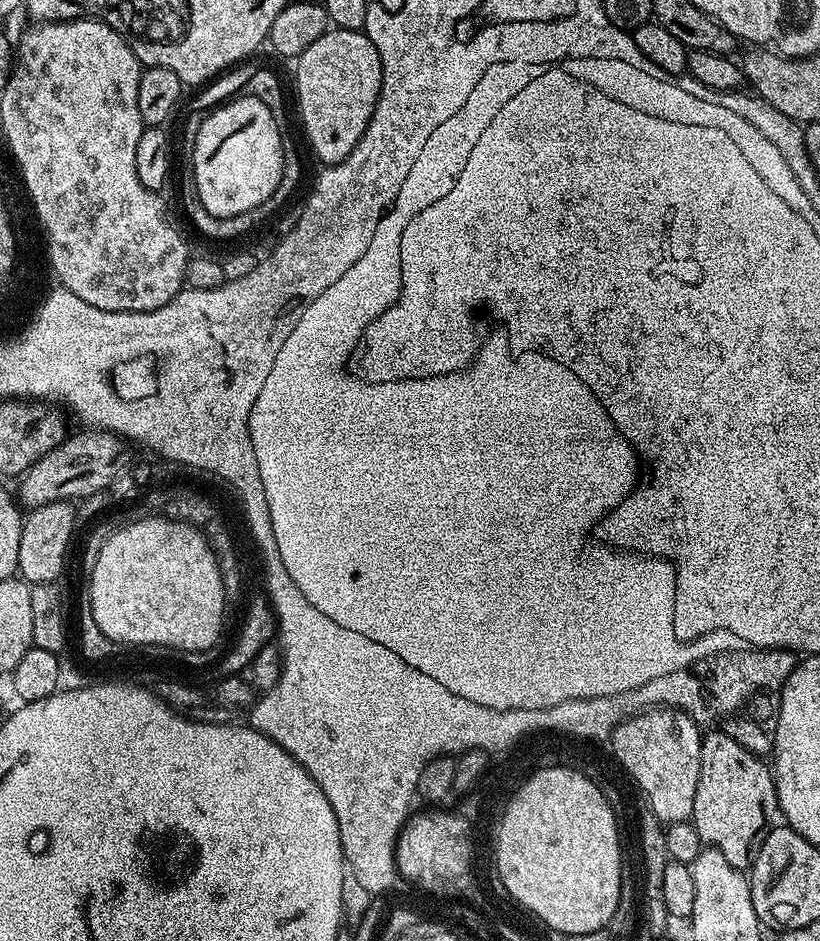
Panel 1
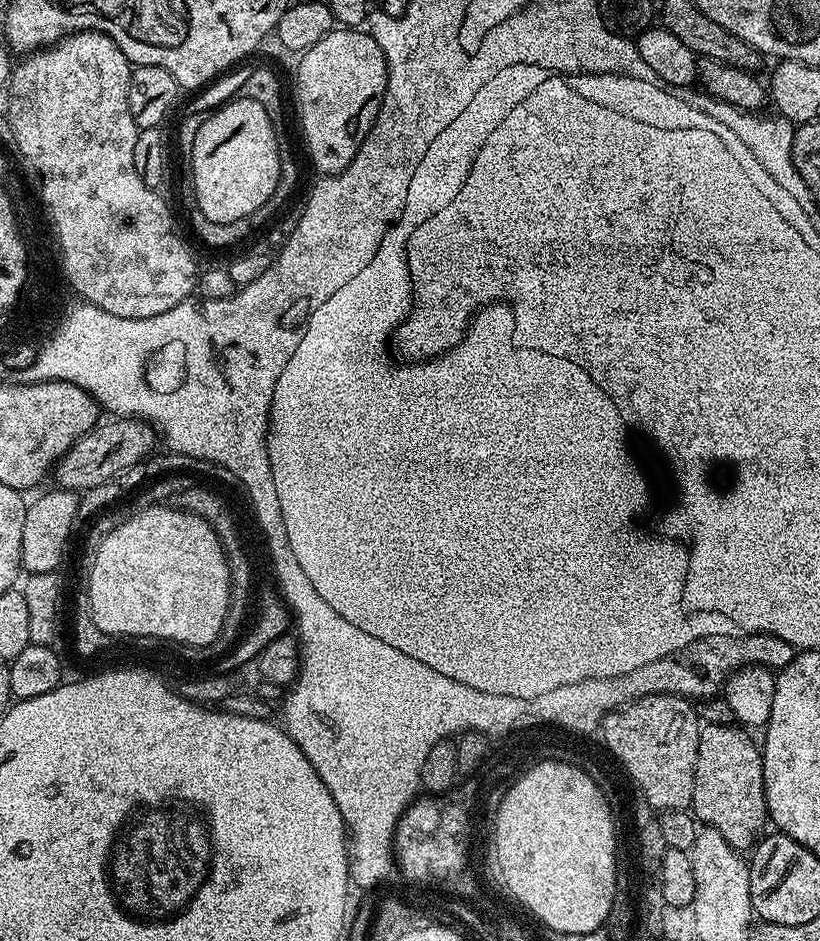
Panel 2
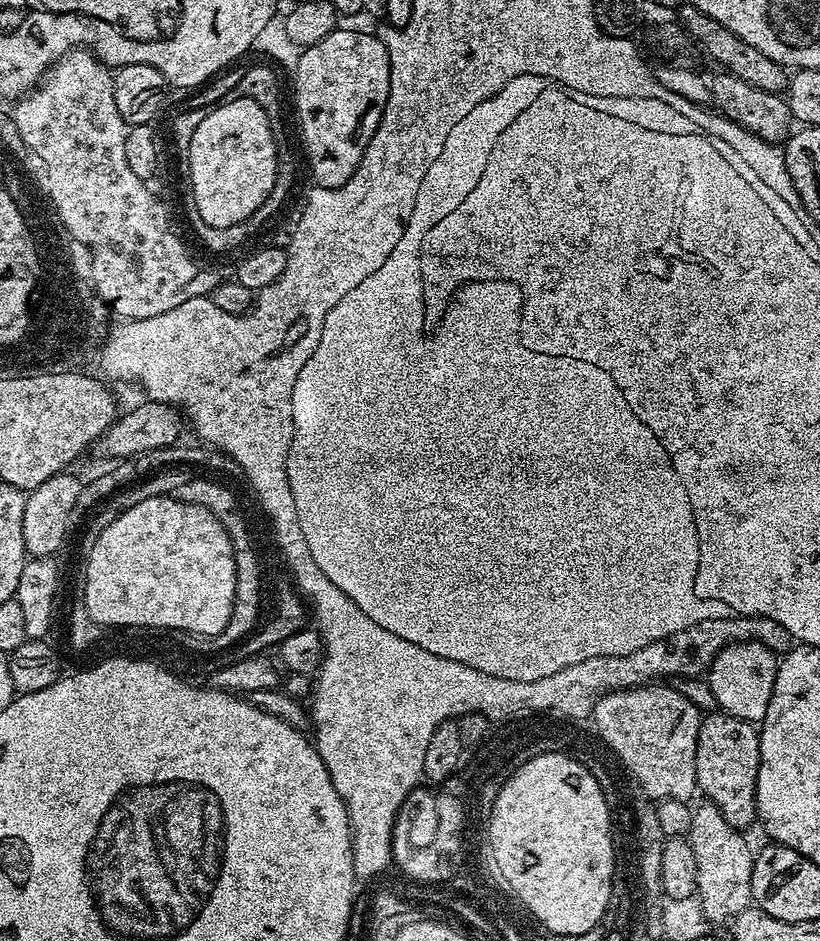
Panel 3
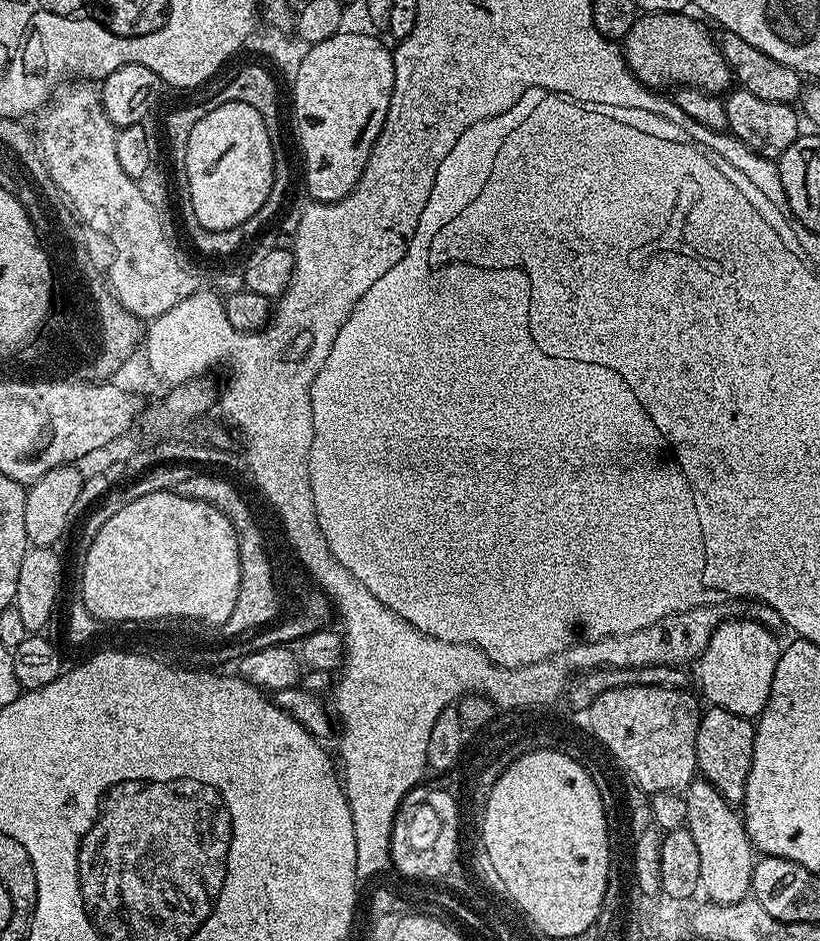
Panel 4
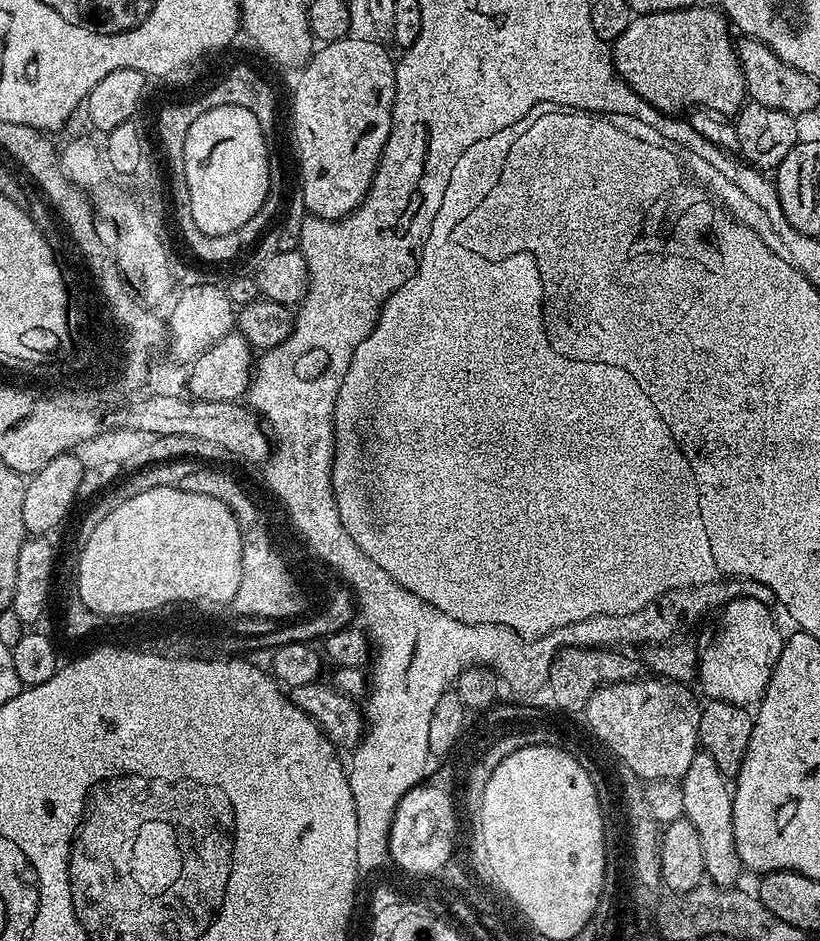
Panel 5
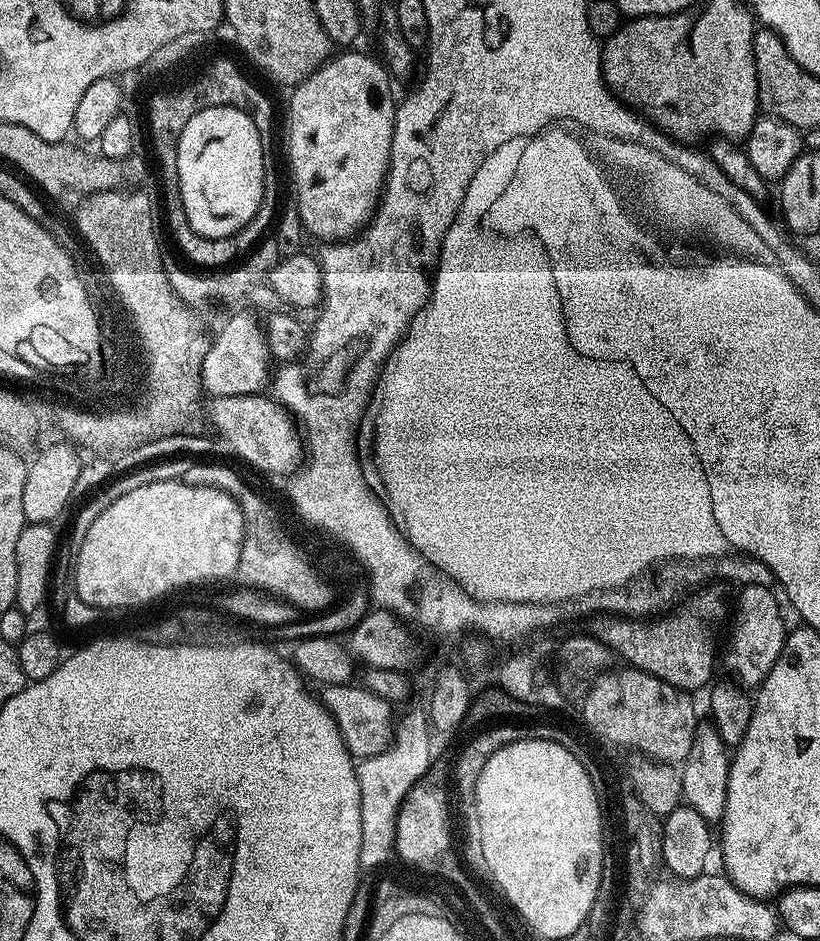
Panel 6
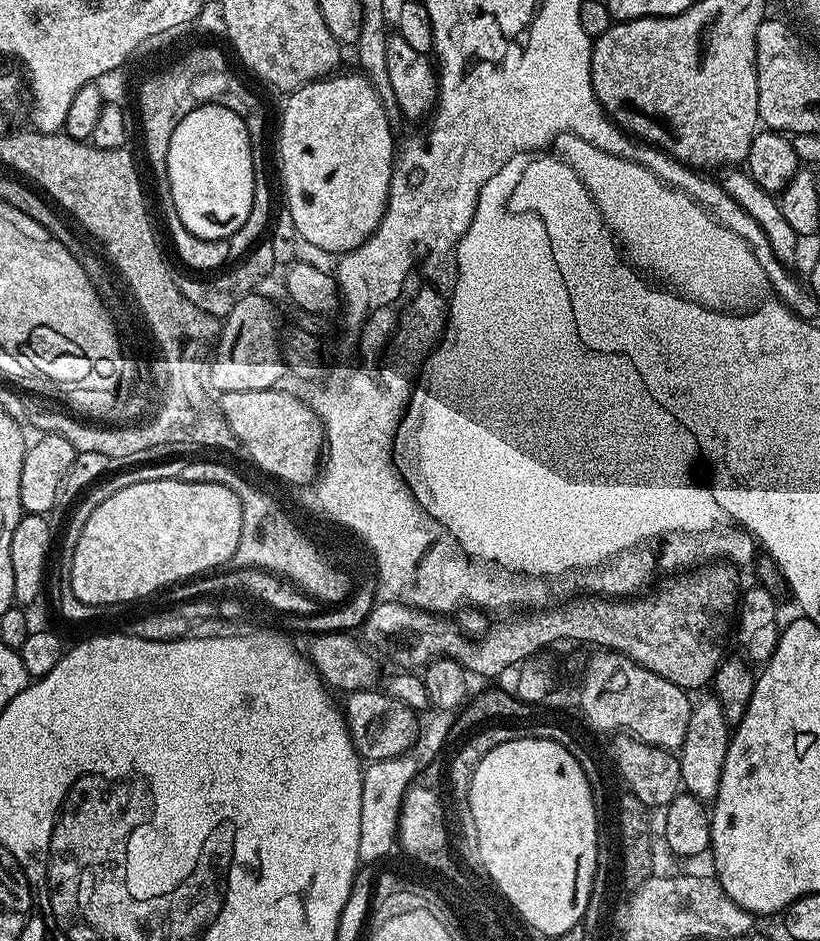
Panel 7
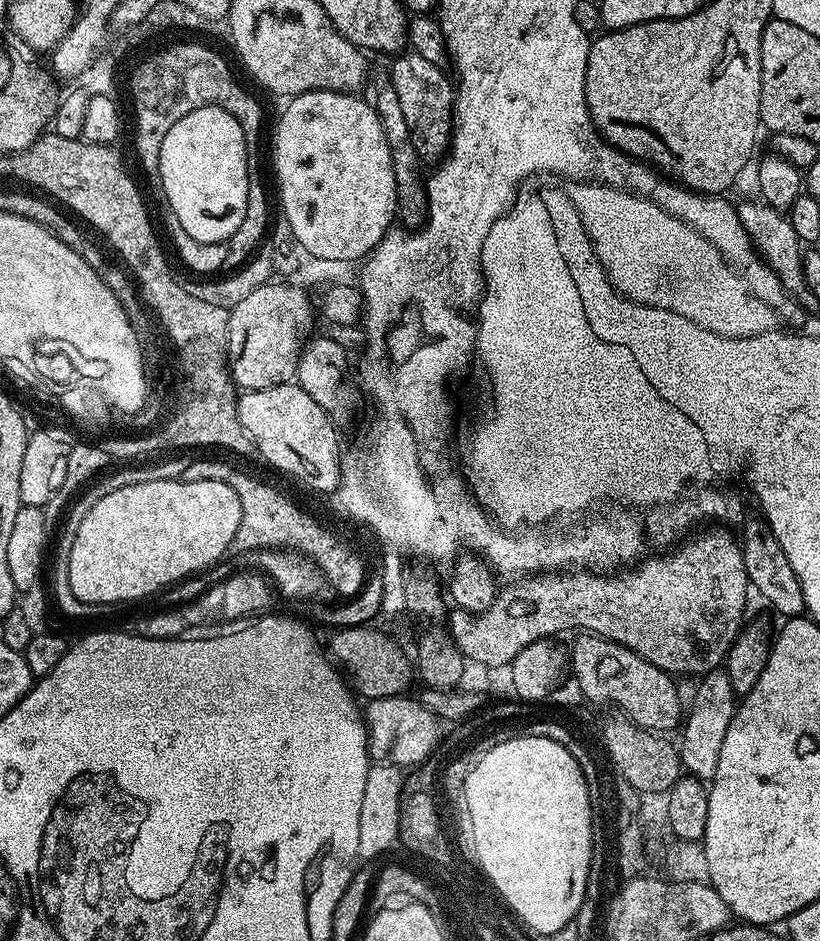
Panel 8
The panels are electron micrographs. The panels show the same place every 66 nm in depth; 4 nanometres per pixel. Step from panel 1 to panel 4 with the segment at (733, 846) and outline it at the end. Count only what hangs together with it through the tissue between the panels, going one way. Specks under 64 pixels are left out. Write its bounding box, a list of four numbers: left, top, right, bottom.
[696,706,755,806]

